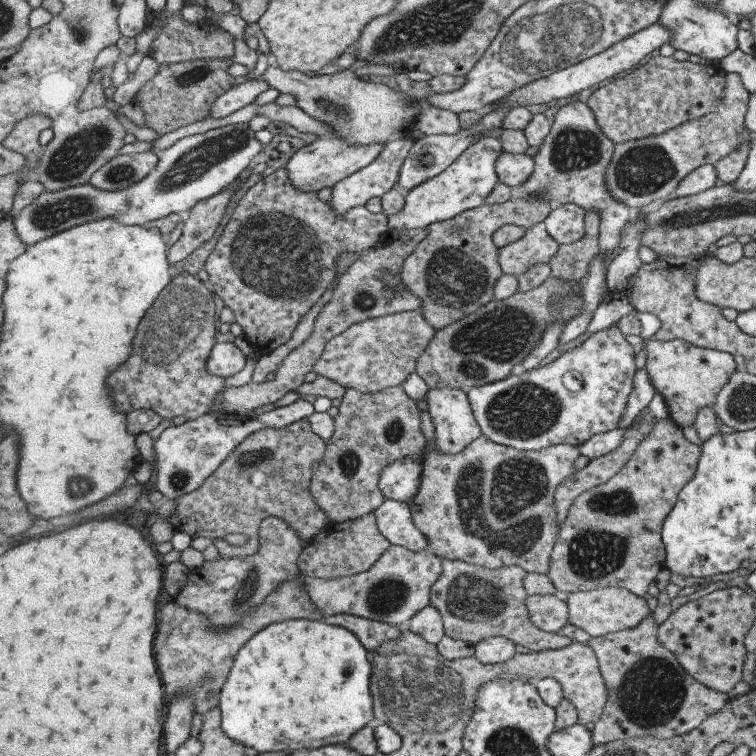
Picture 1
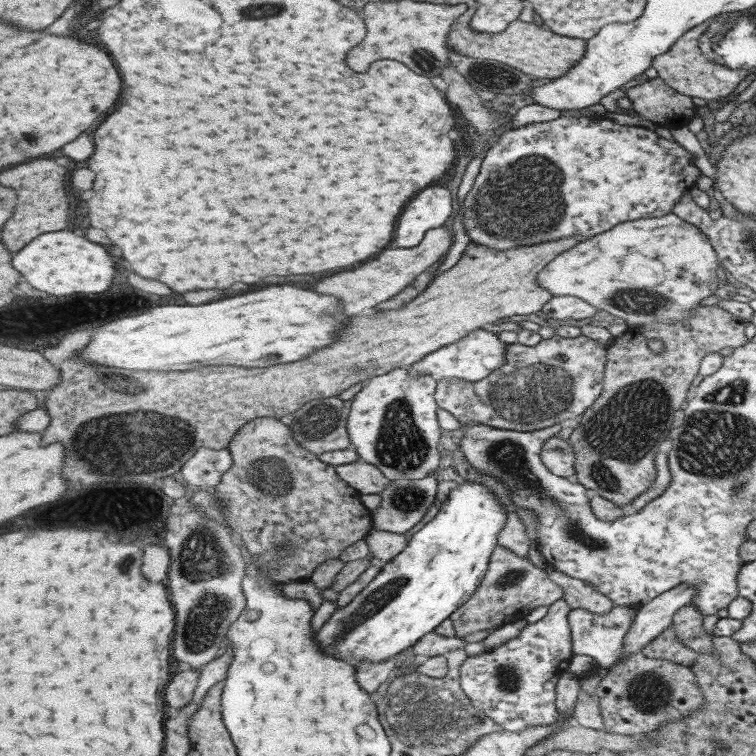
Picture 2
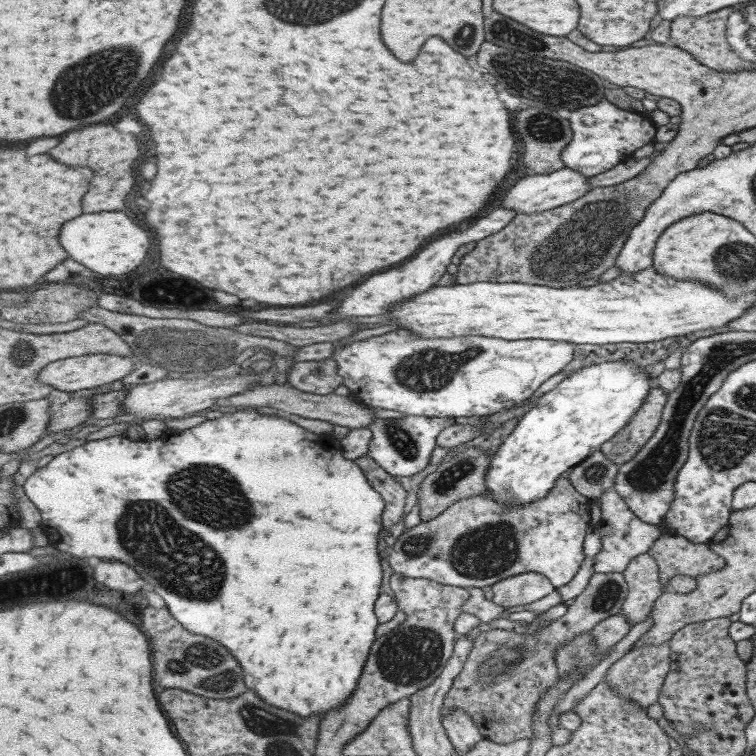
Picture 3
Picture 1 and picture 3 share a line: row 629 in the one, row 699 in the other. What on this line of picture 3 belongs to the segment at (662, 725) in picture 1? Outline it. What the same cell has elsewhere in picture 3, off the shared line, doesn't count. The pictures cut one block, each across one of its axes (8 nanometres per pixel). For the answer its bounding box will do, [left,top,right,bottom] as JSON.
[605,641,670,709]

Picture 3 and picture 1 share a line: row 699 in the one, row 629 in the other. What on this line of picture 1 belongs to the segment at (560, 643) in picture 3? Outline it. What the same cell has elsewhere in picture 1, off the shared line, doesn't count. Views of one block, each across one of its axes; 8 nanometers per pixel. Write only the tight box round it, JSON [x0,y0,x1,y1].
[431,560,573,652]

